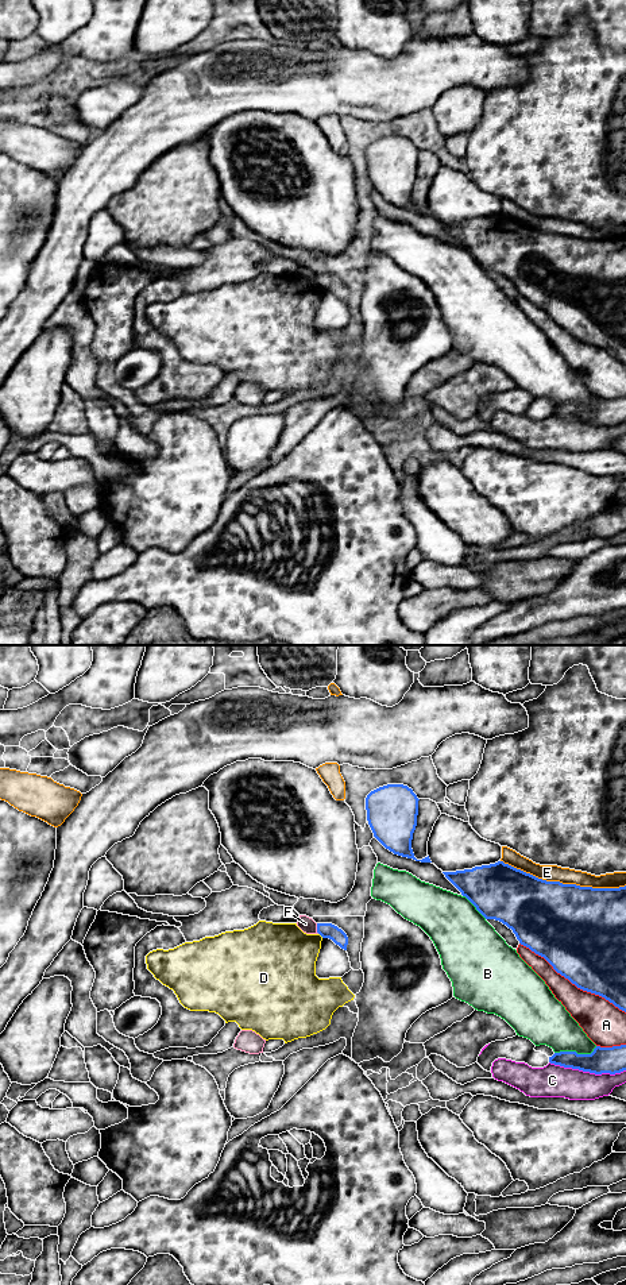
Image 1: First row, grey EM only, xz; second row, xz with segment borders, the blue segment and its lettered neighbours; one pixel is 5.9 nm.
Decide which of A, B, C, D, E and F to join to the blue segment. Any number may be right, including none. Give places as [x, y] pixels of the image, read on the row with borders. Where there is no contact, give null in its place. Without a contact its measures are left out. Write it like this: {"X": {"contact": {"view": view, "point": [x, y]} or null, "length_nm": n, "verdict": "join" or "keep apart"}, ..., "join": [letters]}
{"A": {"contact": {"view": "xz", "point": [572, 983]}, "length_nm": 750, "verdict": "keep apart"}, "B": {"contact": {"view": "xz", "point": [575, 1052]}, "length_nm": 260, "verdict": "keep apart"}, "C": {"contact": {"view": "xz", "point": [587, 1071]}, "length_nm": 460, "verdict": "keep apart"}, "D": {"contact": {"view": "xz", "point": [321, 936]}, "length_nm": 40, "verdict": "keep apart"}, "E": {"contact": {"view": "xz", "point": [561, 883]}, "length_nm": 750, "verdict": "keep apart"}, "F": {"contact": {"view": "xz", "point": [317, 929]}, "length_nm": 70, "verdict": "keep apart"}, "join": []}

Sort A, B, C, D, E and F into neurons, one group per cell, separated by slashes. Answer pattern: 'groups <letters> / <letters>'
groups A / B / C F / D / E

